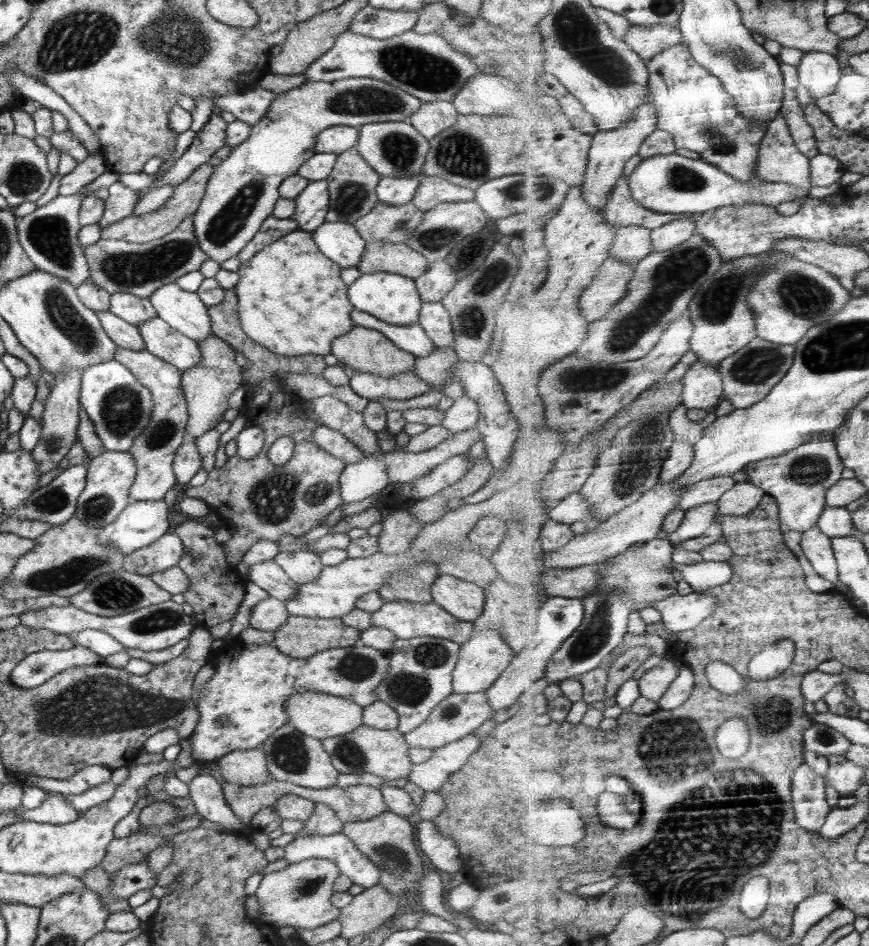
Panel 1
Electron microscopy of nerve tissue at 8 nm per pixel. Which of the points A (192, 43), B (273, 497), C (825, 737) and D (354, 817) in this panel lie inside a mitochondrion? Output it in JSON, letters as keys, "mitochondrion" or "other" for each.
{"A":"mitochondrion","B":"mitochondrion","C":"other","D":"other"}

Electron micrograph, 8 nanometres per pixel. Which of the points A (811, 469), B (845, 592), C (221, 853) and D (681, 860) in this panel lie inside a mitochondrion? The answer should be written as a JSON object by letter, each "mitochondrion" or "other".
{"A":"mitochondrion","B":"other","C":"other","D":"mitochondrion"}

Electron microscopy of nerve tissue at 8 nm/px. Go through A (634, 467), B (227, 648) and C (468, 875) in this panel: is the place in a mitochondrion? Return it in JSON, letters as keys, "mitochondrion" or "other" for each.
{"A":"mitochondrion","B":"other","C":"other"}

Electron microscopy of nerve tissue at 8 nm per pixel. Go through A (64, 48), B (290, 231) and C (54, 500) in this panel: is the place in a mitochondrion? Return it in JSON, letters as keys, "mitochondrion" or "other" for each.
{"A":"mitochondrion","B":"other","C":"mitochondrion"}

